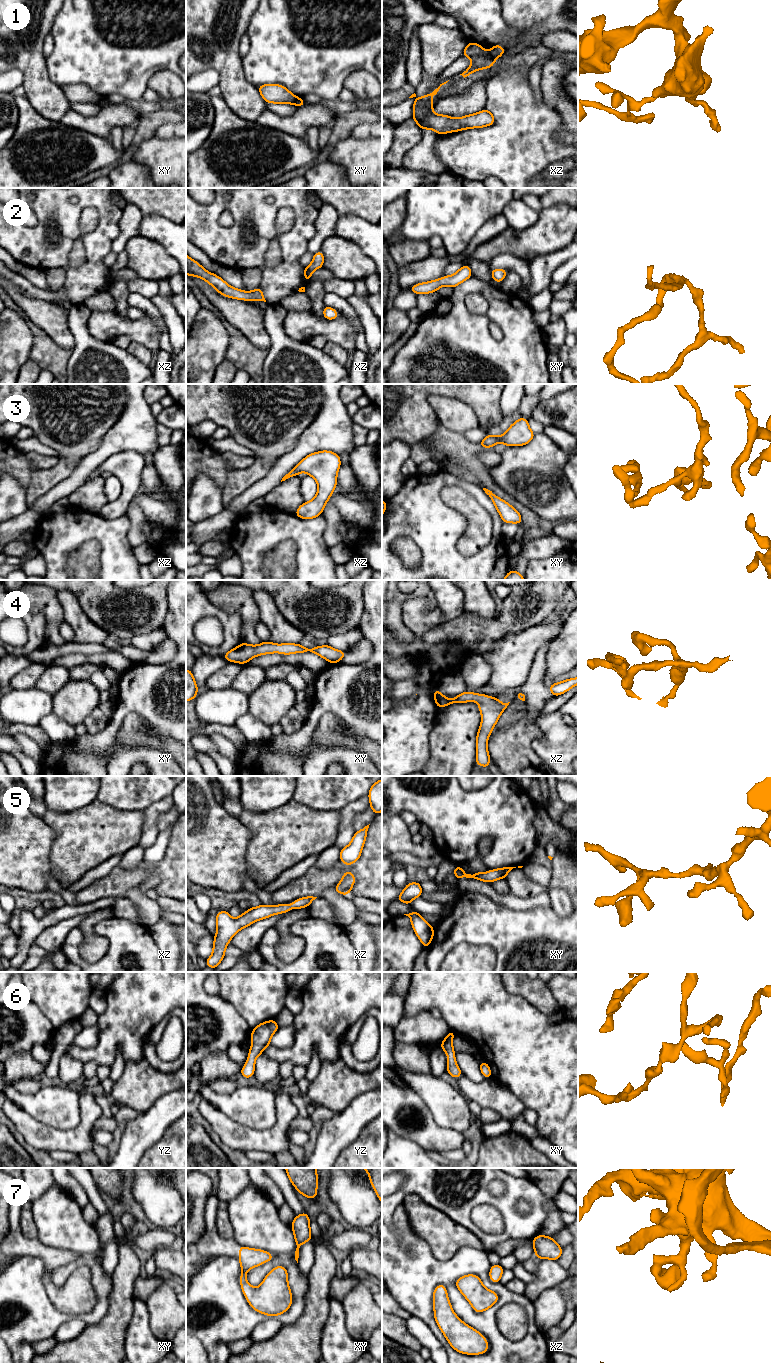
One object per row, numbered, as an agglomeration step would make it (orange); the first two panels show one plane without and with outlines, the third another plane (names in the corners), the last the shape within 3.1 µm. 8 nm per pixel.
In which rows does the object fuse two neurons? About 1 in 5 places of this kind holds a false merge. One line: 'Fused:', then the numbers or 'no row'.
Fused: 1

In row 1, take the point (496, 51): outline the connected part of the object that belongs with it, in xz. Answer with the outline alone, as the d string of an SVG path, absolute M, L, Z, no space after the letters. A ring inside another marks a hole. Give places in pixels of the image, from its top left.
M495 45L491 47L489 54L495 59L499 58L505 53L505 49L501 45Z

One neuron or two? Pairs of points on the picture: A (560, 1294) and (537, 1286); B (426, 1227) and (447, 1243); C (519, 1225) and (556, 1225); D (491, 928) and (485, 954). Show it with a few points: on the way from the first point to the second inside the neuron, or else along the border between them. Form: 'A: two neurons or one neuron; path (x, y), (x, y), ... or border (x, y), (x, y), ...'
A: two neurons; border (562, 1283), (545, 1288), (533, 1301)
B: one neuron; path (431, 1227), (442, 1238)
C: two neurons; border (545, 1202), (547, 1217), (539, 1233)
D: two neurons; border (464, 940), (489, 945), (496, 961)

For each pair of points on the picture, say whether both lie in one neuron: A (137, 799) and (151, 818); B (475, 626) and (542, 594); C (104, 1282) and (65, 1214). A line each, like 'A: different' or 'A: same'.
A: different
B: same
C: same

